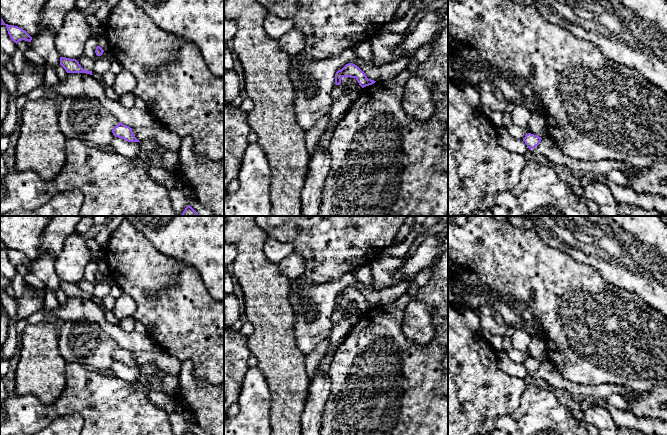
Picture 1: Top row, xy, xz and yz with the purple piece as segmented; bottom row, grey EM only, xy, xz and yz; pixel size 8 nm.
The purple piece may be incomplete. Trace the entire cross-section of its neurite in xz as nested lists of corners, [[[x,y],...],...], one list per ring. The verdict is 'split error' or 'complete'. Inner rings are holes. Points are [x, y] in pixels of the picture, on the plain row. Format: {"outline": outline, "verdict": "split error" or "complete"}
{"outline": [[[348,287],[341,294],[338,294],[335,298],[335,308],[341,308],[343,301],[355,302],[359,309],[363,312],[374,308],[376,305],[368,303],[366,298],[355,288]]], "verdict": "complete"}

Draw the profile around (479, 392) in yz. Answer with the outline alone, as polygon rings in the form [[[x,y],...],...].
[[[448,300],[448,435],[486,435],[493,431],[498,417],[519,407],[525,388],[524,380],[499,369],[497,352],[467,327],[463,314]]]

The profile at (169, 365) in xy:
[[[148,351],[132,352],[132,356],[139,365],[154,364],[165,375],[175,376],[178,379],[182,362],[167,353],[155,353]]]

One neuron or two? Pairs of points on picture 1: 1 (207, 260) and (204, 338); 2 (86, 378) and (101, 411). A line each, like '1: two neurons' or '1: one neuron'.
1: two neurons
2: one neuron

